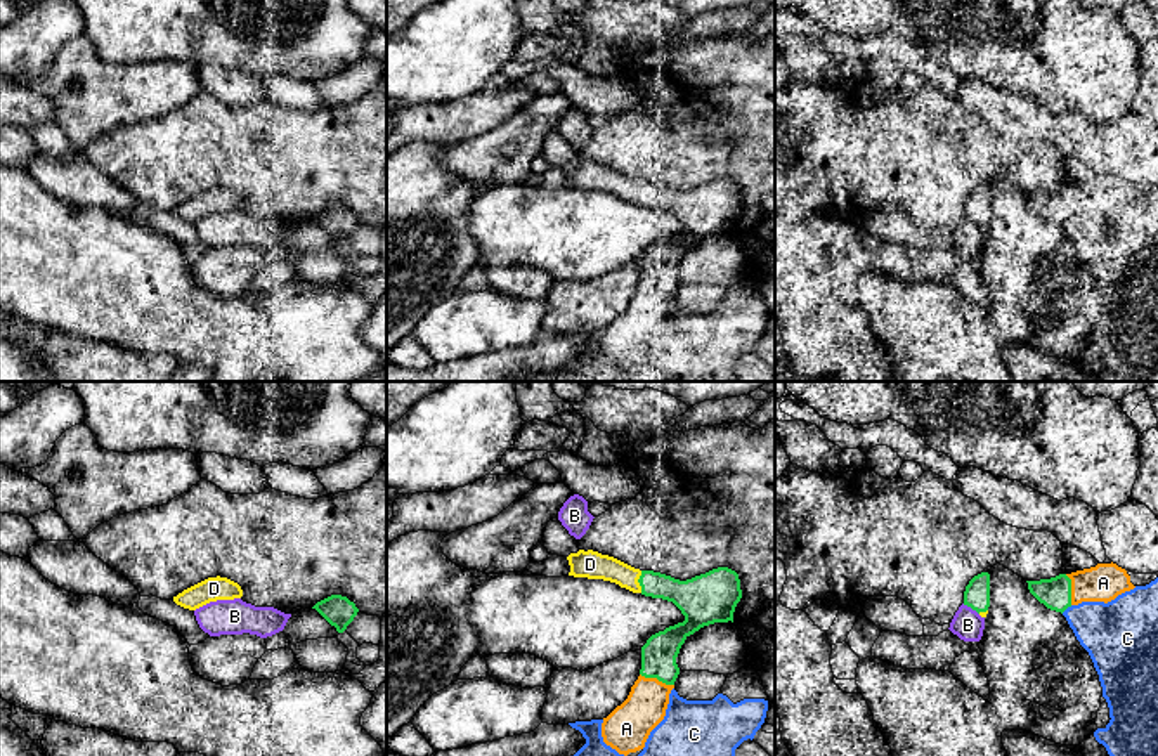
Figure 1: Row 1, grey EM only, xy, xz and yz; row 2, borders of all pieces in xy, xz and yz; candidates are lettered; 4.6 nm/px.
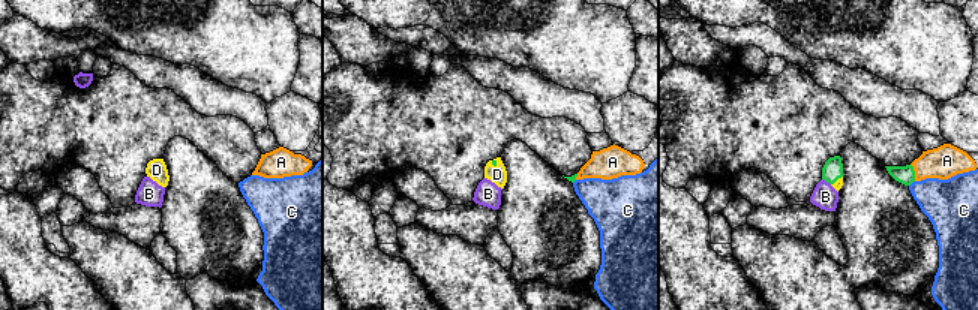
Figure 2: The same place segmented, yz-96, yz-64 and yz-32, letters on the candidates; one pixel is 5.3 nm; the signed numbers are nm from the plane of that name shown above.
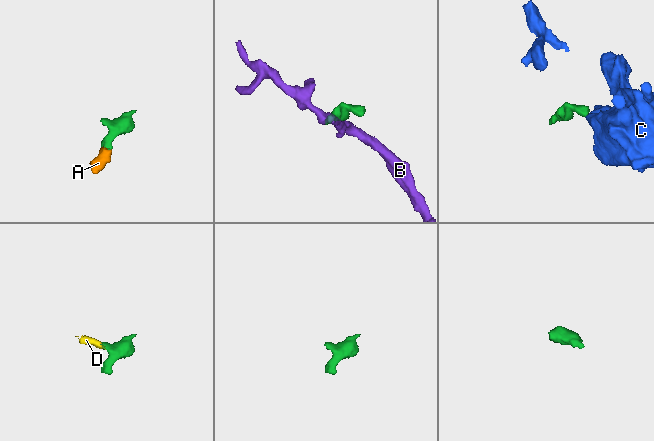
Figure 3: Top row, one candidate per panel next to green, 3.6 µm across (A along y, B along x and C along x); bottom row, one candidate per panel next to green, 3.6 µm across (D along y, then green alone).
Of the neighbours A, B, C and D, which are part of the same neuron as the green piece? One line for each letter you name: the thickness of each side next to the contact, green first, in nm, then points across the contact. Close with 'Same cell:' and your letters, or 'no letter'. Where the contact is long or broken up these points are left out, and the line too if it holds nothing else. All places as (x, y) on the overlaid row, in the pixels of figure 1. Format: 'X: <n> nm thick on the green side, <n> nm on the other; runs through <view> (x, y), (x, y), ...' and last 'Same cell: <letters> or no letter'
A: 160 nm thick on the green side, 200 nm on the other
D: 150 nm thick on the green side, 130 nm on the other
Same cell: A, D

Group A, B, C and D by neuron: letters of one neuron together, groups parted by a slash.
A D / B / C

